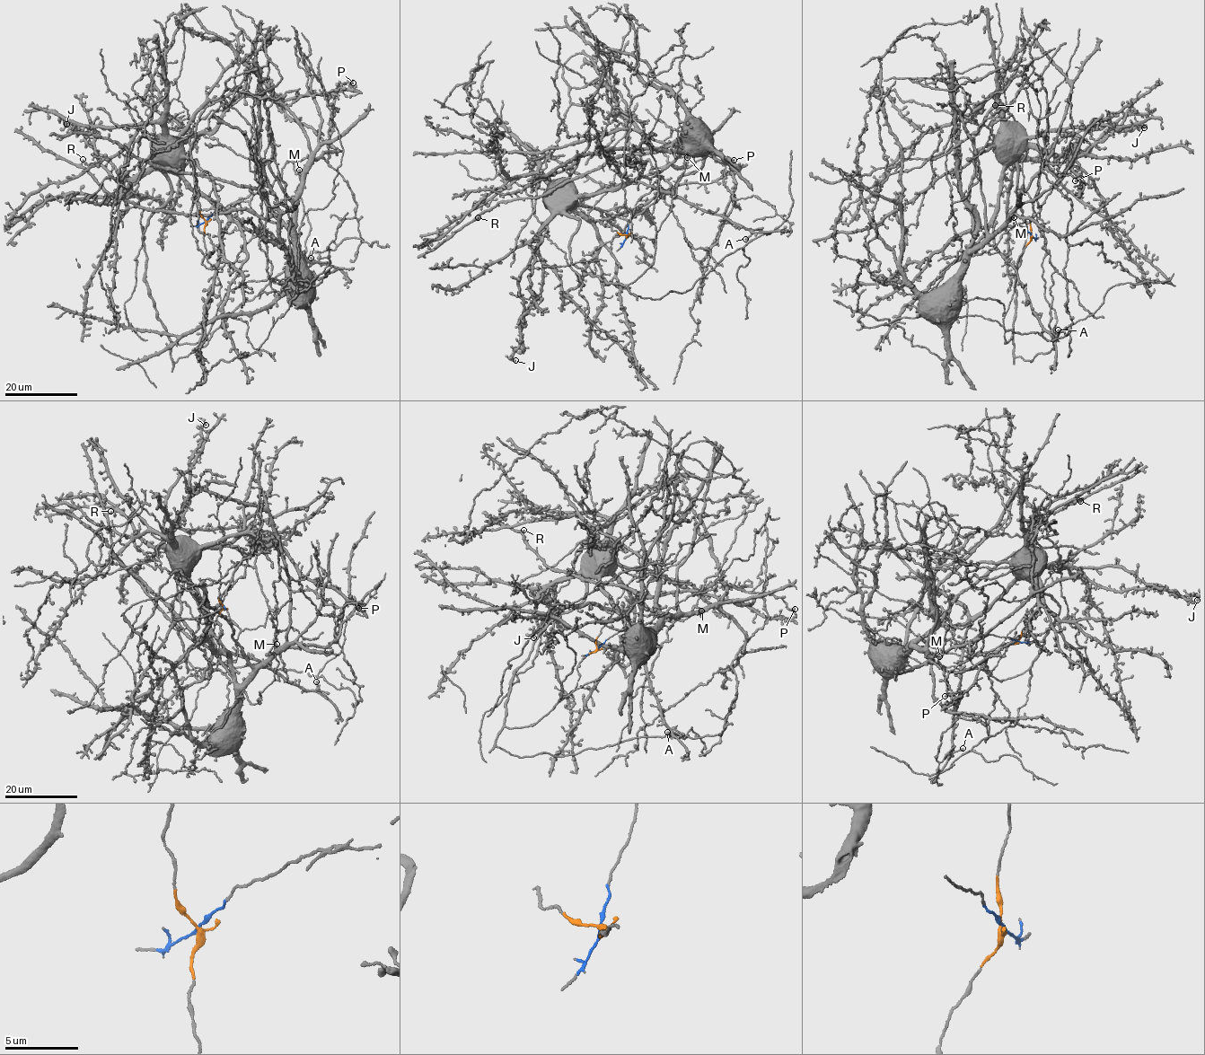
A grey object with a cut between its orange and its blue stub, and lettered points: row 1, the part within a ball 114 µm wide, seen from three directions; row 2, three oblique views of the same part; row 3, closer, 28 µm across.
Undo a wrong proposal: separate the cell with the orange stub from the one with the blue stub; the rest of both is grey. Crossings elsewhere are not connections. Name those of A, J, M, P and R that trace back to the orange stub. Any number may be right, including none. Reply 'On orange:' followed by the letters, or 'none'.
On orange: A, J

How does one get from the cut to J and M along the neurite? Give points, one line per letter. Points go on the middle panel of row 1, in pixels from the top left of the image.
J: (626, 235), (571, 208), (550, 215), (539, 242), (540, 295), (521, 319), (520, 341), (512, 359), (515, 360)
M: (626, 235), (637, 201), (662, 188), (667, 190), (662, 198), (671, 186), (649, 171), (690, 146), (686, 157)

